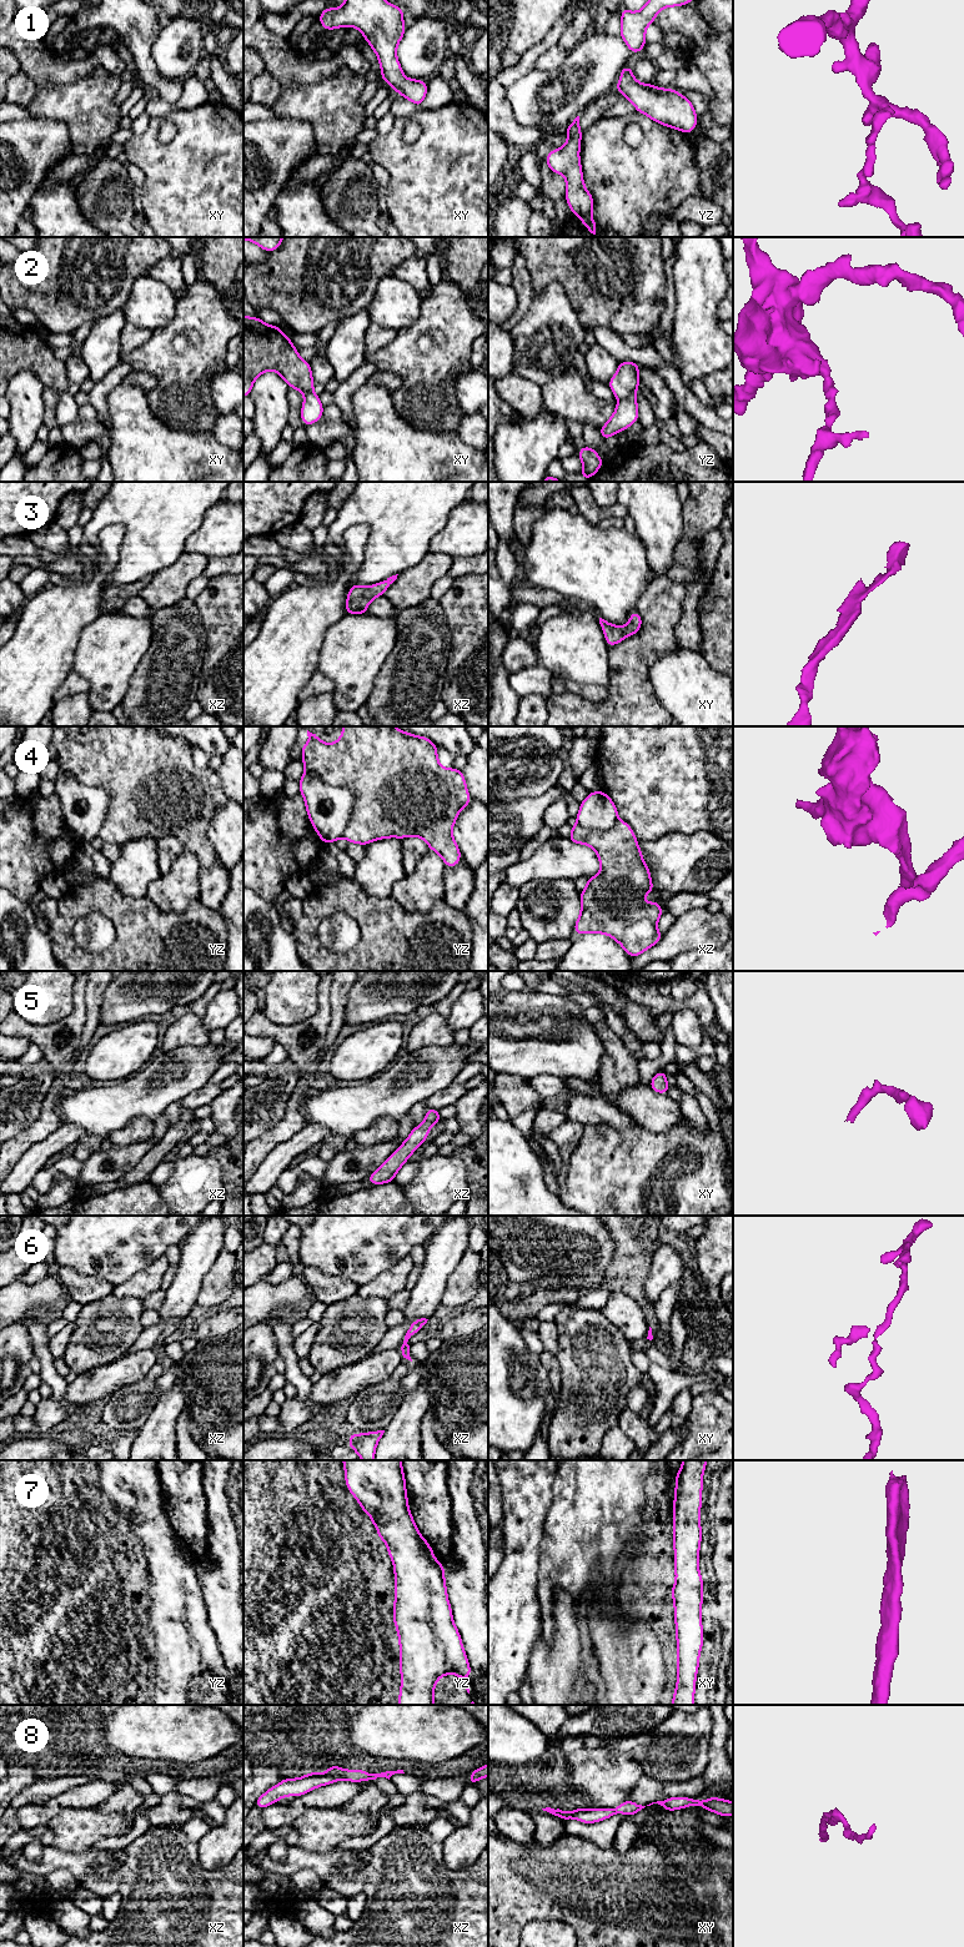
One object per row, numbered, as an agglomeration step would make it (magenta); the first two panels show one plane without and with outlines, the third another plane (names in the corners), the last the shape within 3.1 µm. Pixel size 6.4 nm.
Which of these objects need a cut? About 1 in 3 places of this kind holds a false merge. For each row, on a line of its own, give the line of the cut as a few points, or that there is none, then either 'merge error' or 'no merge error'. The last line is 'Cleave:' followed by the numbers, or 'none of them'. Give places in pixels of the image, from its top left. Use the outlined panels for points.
1: no cut | no merge error
2: yz (634, 391), (619, 400) | merge error
3: no cut | no merge error
4: yz (306, 770), (352, 794), (344, 835) | merge error
5: no cut | no merge error
6: no cut | no merge error
7: no cut | no merge error
8: no cut | no merge error
Cleave: 2, 4

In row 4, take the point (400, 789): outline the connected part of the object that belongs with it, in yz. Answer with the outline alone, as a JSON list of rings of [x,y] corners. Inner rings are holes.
[[[343,726],[341,738],[325,744],[307,730],[308,744],[301,745],[305,770],[332,786],[346,786],[353,794],[353,809],[343,837],[367,845],[386,839],[418,836],[436,851],[446,867],[461,861],[452,827],[462,808],[472,798],[462,770],[443,769],[437,746],[425,736],[412,735],[395,726]]]

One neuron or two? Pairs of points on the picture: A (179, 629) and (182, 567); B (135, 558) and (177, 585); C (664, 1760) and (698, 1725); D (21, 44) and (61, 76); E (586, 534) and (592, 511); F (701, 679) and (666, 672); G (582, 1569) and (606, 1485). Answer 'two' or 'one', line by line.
A: two
B: two
C: one
D: one
E: two
F: one
G: one

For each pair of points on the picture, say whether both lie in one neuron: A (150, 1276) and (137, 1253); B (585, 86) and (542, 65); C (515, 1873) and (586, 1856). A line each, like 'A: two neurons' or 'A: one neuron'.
A: two neurons
B: two neurons
C: one neuron

